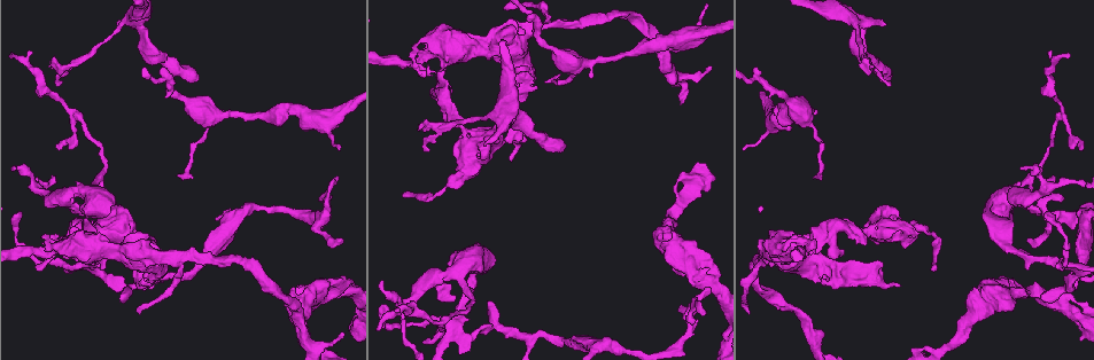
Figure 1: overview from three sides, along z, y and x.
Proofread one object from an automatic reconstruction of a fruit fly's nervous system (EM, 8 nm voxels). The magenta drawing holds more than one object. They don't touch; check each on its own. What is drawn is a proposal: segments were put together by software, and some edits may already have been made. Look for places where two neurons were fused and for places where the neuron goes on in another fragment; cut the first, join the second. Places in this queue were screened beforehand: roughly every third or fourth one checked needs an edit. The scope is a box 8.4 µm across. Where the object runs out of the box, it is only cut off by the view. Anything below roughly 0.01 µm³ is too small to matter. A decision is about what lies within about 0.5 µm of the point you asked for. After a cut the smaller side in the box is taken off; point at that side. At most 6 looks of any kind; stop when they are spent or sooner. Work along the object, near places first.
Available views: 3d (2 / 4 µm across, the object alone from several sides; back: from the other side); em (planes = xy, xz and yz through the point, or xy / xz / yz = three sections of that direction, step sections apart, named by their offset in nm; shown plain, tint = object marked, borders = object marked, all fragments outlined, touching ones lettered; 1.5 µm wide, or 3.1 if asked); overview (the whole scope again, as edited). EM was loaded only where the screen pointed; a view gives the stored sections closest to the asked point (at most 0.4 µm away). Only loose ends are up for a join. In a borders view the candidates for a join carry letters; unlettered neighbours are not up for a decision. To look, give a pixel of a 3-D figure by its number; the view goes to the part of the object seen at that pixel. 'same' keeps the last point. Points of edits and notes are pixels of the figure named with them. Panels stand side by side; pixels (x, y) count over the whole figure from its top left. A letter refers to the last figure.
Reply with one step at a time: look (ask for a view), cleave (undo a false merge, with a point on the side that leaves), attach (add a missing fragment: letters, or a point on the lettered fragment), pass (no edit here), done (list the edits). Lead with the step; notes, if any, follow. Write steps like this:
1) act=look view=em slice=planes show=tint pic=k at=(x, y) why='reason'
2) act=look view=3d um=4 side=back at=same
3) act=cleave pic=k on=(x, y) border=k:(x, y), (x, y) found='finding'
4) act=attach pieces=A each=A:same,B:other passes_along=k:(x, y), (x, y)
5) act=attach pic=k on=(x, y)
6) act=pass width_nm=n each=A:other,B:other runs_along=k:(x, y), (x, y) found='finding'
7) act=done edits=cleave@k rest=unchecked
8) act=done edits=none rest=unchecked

act=look view=em slice=planes show=borders pic=1 at=(120, 300) why='free end'

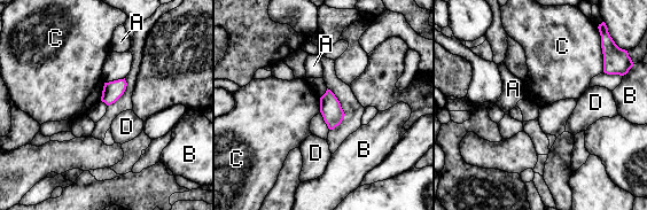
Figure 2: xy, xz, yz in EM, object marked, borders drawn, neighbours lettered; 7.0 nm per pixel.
act=pass width_nm=140 each=A:other,B:other,C:other,D:other border=2:(601, 51), (603, 71) found='none of them fits'

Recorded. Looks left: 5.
act=look view=em slice=xz step=8 show=tint pic=1 at=(447, 59) why='narrows sharply'

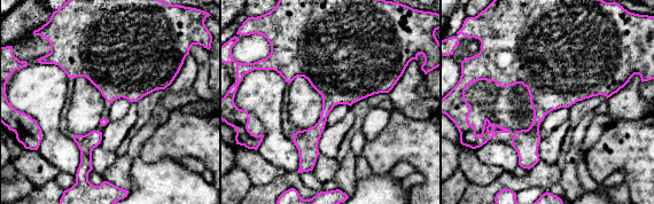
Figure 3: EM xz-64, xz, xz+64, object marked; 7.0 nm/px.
act=look view=em slice=xz step=8 show=borders at=same

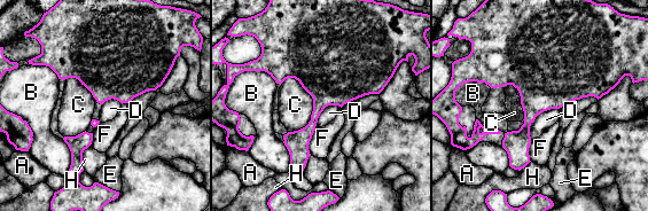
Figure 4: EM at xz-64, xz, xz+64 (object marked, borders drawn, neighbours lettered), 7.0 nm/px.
act=pass longest_contact=C:400nm each=A:other,B:other,C:other,D:other,E:other,F:other,H:other border=4:(294, 77), (312, 114), (288, 132) found='continuous, no second neuron'

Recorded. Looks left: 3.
act=look view=3d um=4 pic=1 at=(867, 60) why='an open end'

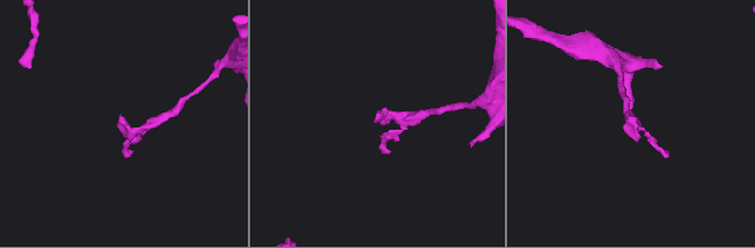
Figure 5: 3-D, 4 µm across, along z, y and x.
act=look view=em slice=yz step=4 show=tint pic=5 at=(635, 118)

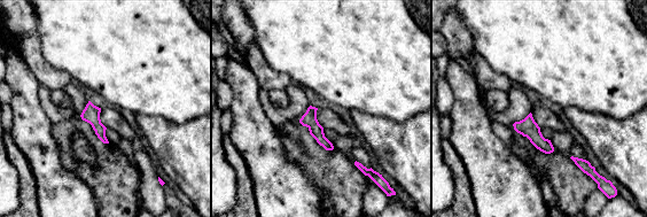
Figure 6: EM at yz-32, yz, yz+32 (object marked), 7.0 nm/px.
act=look view=em slice=planes show=borders at=same

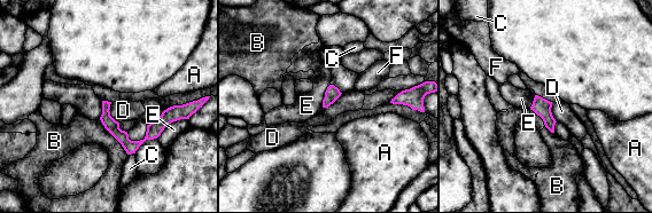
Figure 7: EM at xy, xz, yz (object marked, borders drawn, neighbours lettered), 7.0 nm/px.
act=pass longest_contact=B:320nm each=A:other,B:other,C:other,D:other,E:other,F:other found='none of them fits'

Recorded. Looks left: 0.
act=done edits=none rest=unchecked

